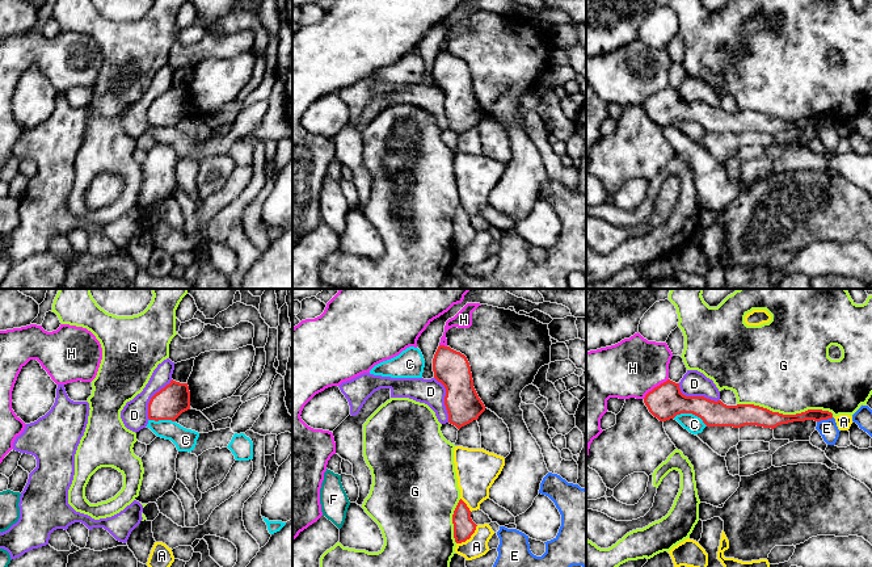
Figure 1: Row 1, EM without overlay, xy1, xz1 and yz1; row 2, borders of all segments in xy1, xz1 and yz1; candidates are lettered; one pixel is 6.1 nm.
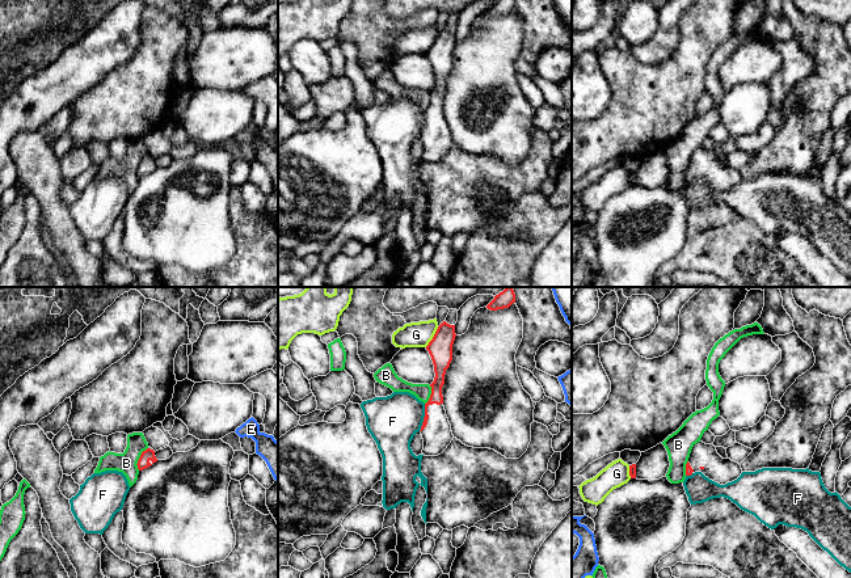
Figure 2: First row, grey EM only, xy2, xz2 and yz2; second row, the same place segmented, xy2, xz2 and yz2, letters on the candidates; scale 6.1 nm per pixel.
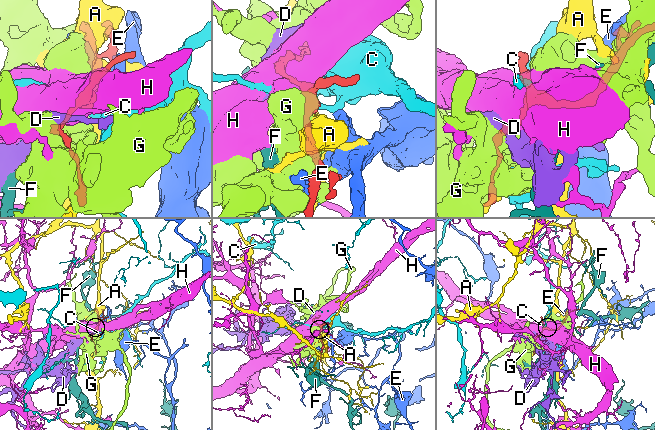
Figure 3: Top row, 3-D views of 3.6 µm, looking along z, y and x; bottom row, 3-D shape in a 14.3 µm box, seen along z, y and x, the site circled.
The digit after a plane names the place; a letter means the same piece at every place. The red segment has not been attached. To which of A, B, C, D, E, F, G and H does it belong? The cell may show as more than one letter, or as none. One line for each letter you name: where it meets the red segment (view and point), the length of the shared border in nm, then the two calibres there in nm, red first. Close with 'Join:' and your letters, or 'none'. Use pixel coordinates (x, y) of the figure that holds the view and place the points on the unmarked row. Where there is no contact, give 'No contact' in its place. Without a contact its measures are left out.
Join: none

